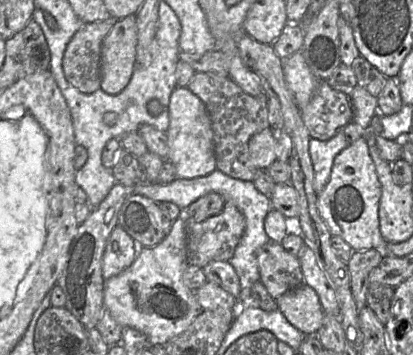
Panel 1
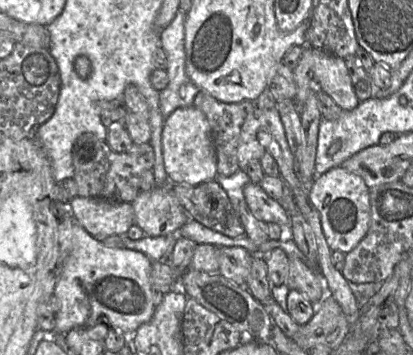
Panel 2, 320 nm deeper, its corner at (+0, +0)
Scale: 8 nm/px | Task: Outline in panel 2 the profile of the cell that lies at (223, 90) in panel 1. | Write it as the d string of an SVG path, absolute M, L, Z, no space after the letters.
M200 90L193 105L201 110L210 124L216 150L217 173L233 175L238 165L238 142L241 127L247 115L256 107L254 101L225 103Z

